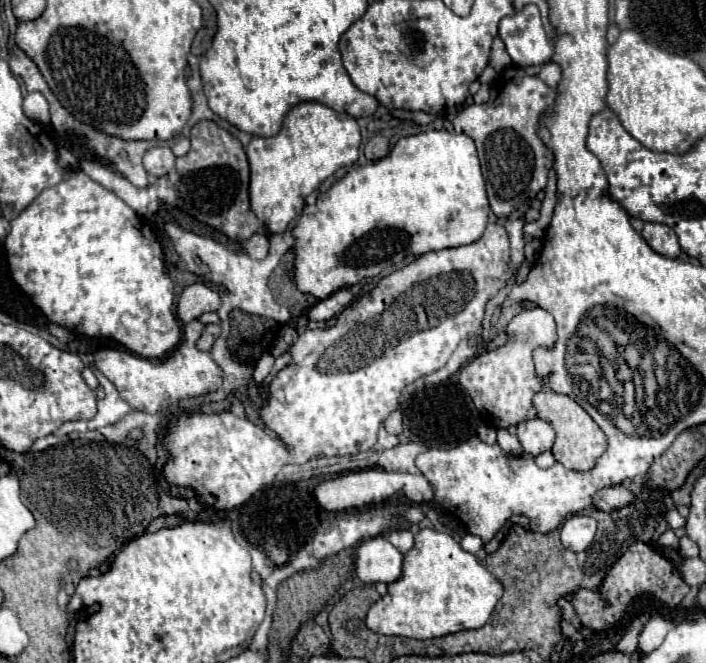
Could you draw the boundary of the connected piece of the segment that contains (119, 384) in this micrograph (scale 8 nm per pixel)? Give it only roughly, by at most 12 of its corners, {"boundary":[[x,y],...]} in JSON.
{"boundary":[[205,325],[151,361],[121,349],[95,353],[95,367],[121,399],[161,413],[223,383],[221,367],[195,345]]}

